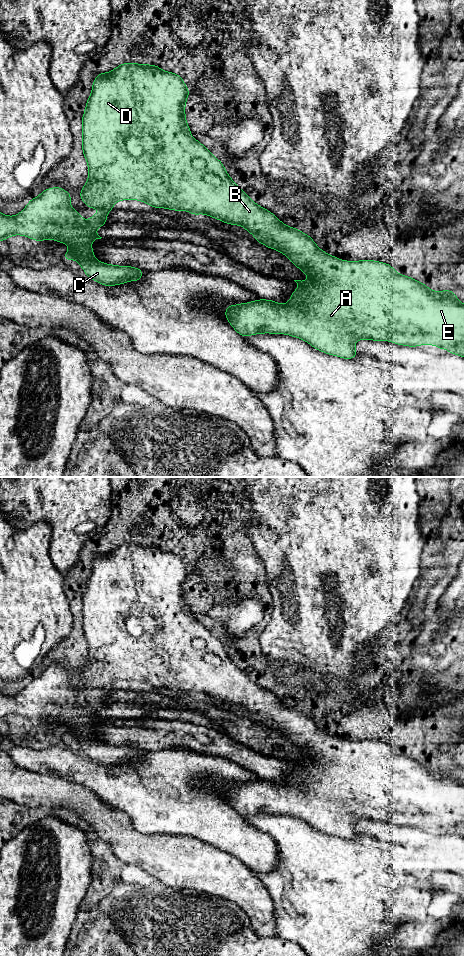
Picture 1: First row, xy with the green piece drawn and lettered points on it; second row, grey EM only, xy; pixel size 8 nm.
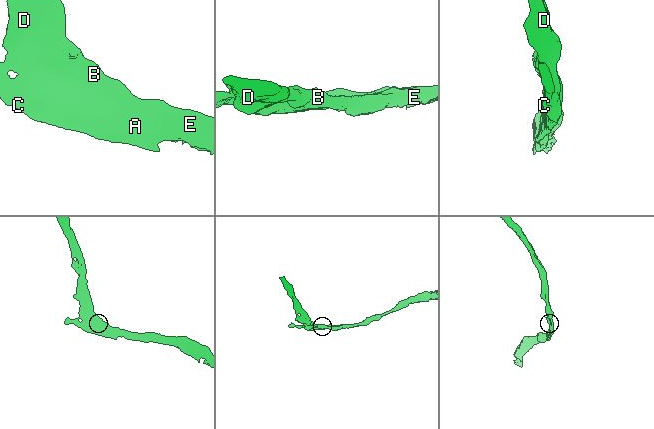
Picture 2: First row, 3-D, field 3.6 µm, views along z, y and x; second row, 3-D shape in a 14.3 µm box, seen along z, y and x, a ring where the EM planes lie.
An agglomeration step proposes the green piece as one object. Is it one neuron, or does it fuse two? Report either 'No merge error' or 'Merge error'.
No merge error

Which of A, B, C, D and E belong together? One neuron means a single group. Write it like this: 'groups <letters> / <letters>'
groups A B C D E

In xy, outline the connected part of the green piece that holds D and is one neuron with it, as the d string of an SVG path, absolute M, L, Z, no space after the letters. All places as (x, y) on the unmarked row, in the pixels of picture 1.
M123 543L108 553L98 554L93 561L91 575L87 580L86 589L82 598L82 630L88 643L89 657L85 666L81 669L80 677L81 680L85 682L87 687L99 689L102 692L96 693L92 698L84 701L81 698L81 694L70 686L70 673L67 673L65 669L59 667L50 669L47 668L38 677L31 679L28 685L18 695L6 696L0 692L0 721L5 721L8 717L13 715L23 715L39 722L44 719L52 719L57 722L65 723L69 726L69 730L67 733L63 734L64 739L77 740L79 745L85 751L85 754L90 759L105 766L114 766L127 763L128 761L139 761L142 754L145 752L135 747L116 746L99 742L93 734L91 722L93 720L102 718L95 712L95 709L105 705L107 701L107 693L114 688L114 684L117 681L140 680L155 688L167 688L176 691L186 690L193 695L206 694L210 697L219 699L224 703L229 703L230 705L240 705L244 707L249 713L256 714L256 718L253 718L252 716L250 718L254 721L264 724L266 727L278 730L279 732L283 733L291 740L294 745L296 745L303 753L310 757L310 759L307 761L294 760L298 764L299 768L293 771L287 784L278 784L272 780L260 779L249 783L241 783L239 785L229 785L225 790L225 796L228 799L230 805L243 817L262 813L287 814L289 816L297 817L303 821L308 822L315 829L320 830L326 834L335 835L344 839L353 839L356 837L357 831L355 830L355 822L359 819L391 821L397 825L406 825L409 827L416 827L418 825L436 825L439 829L448 829L449 834L457 834L458 836L464 837L464 784L462 784L457 779L455 772L450 770L437 772L432 771L424 763L420 763L419 761L408 756L398 754L391 745L383 742L377 742L373 740L344 741L338 739L337 737L331 736L319 729L309 715L302 713L298 709L286 706L283 702L279 701L273 693L253 682L248 677L248 675L242 671L238 665L228 656L228 653L225 650L222 642L215 638L210 633L210 631L198 620L191 617L191 610L186 603L185 597L185 584L188 575L189 568L185 566L183 559L179 555L172 552L163 551L156 545Z

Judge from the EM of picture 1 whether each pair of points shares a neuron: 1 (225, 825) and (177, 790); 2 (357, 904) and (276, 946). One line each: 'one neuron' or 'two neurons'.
1: one neuron
2: two neurons

